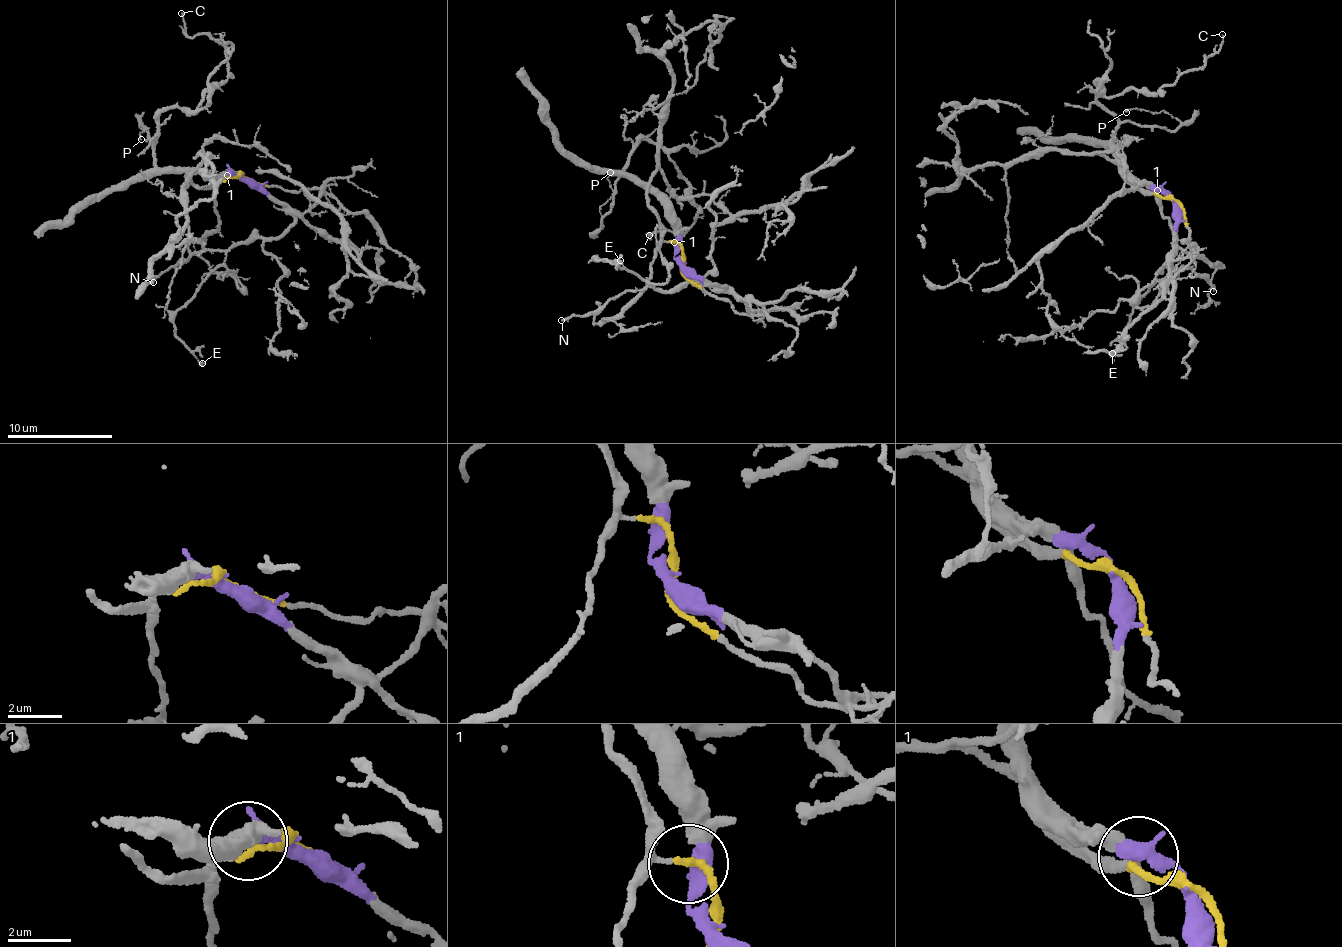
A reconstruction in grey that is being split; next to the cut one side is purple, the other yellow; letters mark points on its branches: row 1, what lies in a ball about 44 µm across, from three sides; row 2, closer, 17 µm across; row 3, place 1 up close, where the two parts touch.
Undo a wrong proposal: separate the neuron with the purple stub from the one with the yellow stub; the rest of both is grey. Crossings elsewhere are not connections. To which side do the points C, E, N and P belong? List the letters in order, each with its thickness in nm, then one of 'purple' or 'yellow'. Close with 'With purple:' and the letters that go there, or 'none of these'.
C: 120 nm | purple
E: 160 nm | purple
N: 180 nm | purple
P: 60 nm | purple
With purple: C, E, N, P

